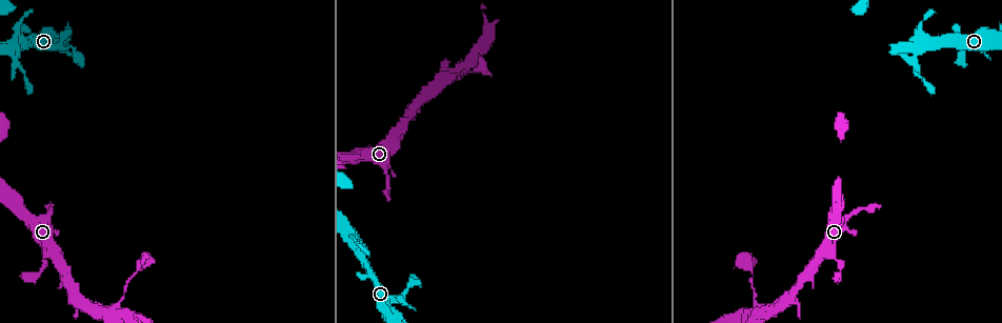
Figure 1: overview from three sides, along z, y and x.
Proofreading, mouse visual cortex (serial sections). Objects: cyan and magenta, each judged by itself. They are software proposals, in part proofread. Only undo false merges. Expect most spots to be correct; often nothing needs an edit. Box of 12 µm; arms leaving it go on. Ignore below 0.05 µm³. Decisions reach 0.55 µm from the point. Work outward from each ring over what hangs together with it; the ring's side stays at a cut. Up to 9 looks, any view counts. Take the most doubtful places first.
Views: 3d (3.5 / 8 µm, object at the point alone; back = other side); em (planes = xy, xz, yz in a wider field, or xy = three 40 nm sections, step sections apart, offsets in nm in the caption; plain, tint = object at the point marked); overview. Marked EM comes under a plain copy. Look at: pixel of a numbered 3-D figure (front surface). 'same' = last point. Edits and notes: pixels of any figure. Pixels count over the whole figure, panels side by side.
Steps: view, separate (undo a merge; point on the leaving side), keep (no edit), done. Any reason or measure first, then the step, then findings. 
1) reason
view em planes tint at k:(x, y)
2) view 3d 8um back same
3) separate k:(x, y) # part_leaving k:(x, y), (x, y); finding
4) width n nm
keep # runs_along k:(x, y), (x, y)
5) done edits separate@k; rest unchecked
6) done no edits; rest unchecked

abrupt turn
view 3d 3.5um at 1:(965, 52)

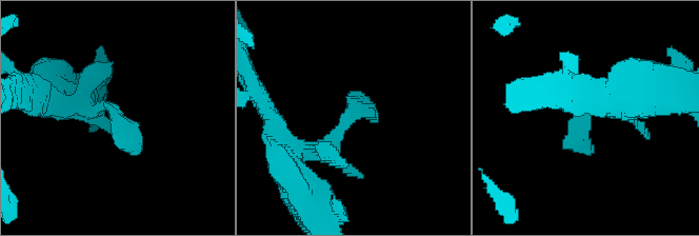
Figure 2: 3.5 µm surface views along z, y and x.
now the EM
view em xy step 5 tint at 2:(348, 117)

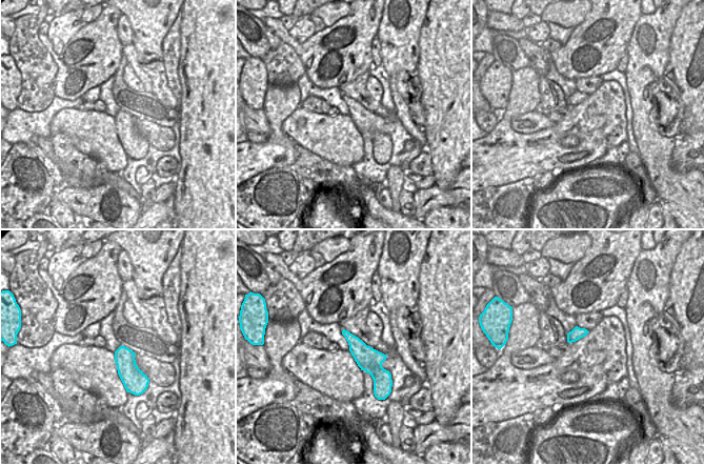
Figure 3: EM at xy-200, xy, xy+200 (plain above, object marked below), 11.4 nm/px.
keep # runs_along 3:(346, 334), (377, 371), (377, 386); one cell here

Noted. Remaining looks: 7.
four arms meet
view 3d 3.5um at 1:(454, 77)

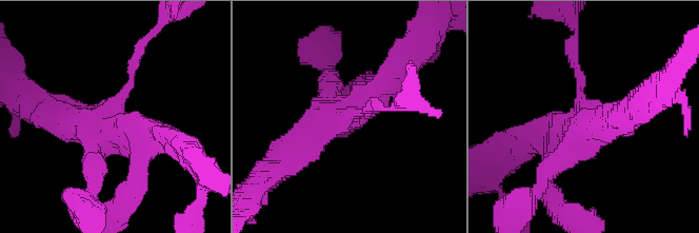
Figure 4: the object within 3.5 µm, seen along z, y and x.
arms 4; arm_widths 150, 300, 400, 500 nm; now the EM
view em xy step 5 tint at 4:(111, 108)

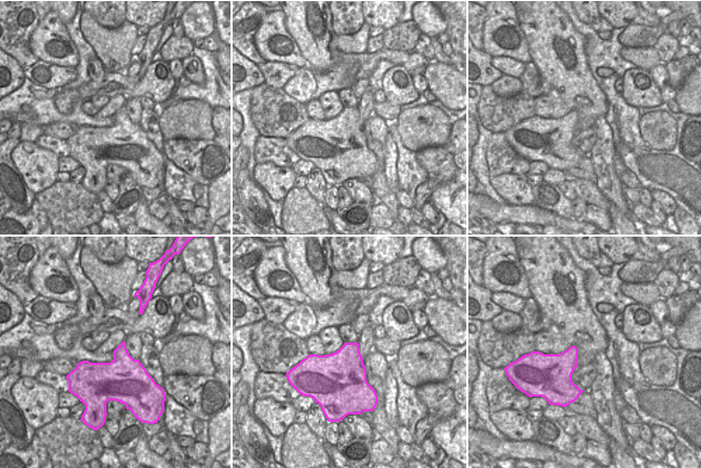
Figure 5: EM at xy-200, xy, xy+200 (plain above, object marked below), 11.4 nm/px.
width 550 nm
keep # runs_along 4:(60, 119), (93, 125), (125, 93), (141, 44); all the same cell

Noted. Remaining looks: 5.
thin neck
view 3d 3.5um at 1:(44, 259)

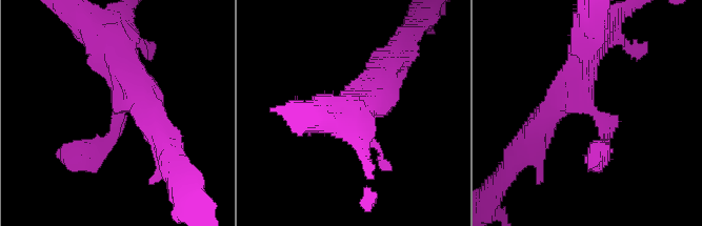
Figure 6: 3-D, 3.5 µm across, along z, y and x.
arm_widths 250, 500 nm
view em xy step 2 tint at 6:(599, 118)

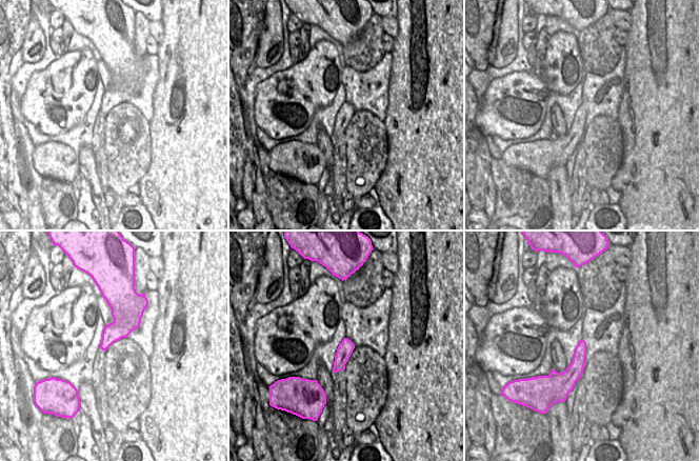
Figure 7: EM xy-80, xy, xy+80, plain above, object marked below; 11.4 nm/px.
keep # runs_along 6:(119, 62), (132, 87), (116, 132), (71, 152); one cell here

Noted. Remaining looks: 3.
sharp bend
view 3d 3.5um at 1:(352, 239)

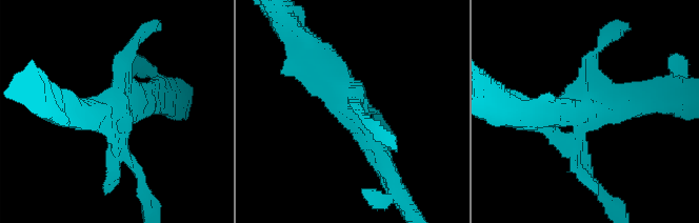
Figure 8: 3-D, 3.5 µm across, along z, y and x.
shape alone is not enough
view em xy step 2 tint at 8:(121, 117)

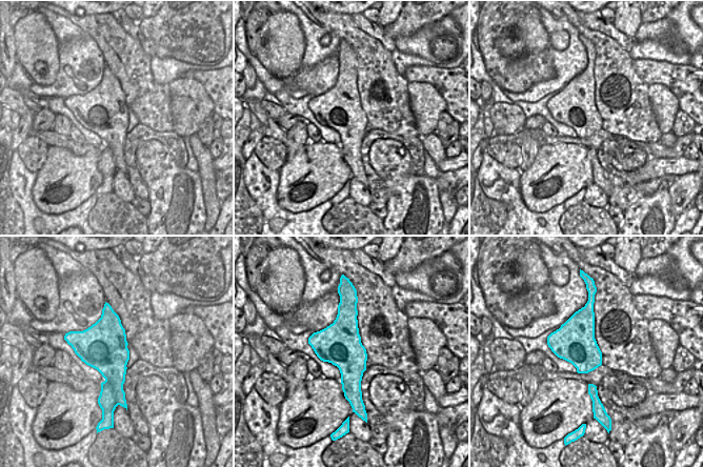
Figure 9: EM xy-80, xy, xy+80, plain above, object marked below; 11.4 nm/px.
keep # runs_along 8:(382, 167), (357, 108), (315, 54); one cell here

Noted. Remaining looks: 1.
done no edits; rest unchecked

